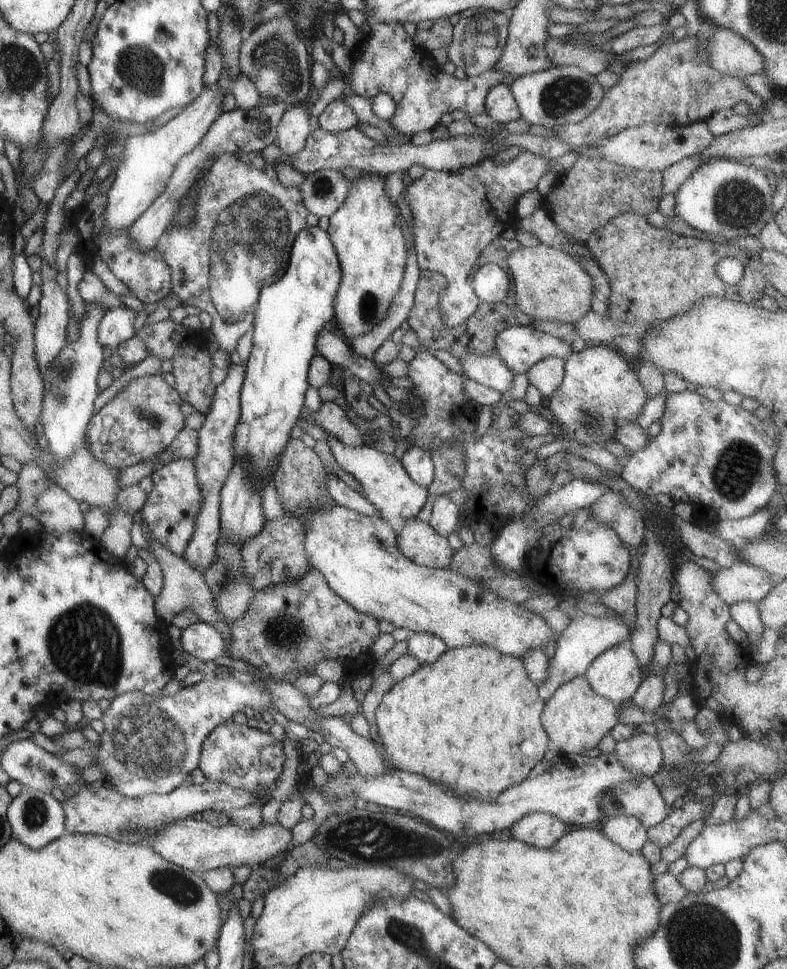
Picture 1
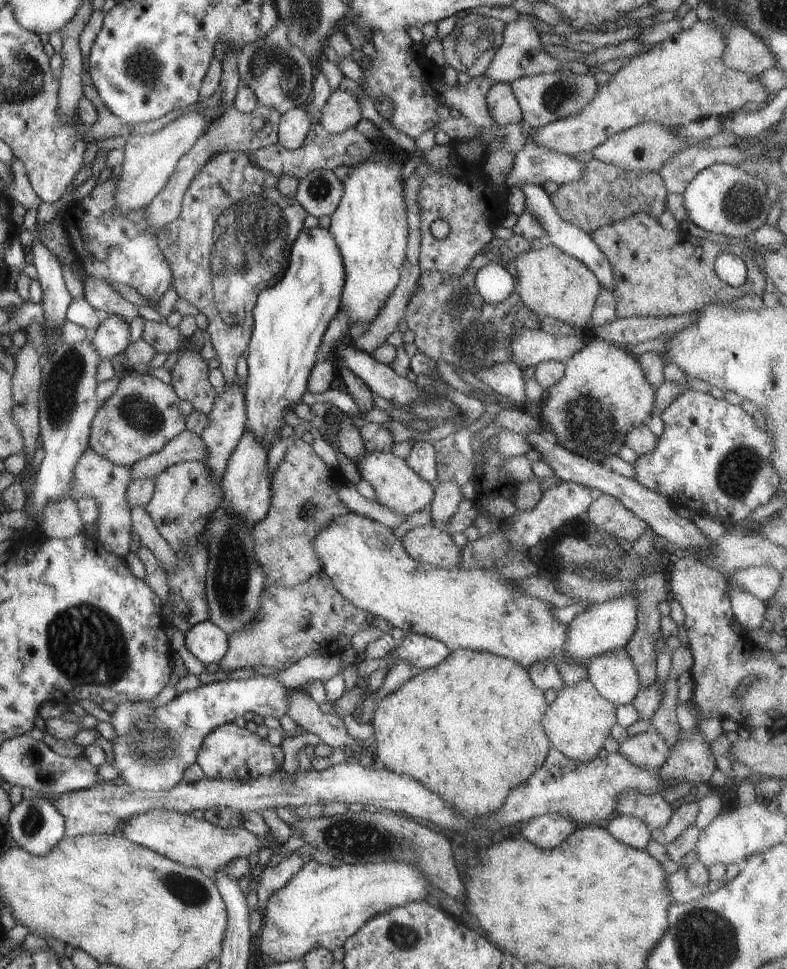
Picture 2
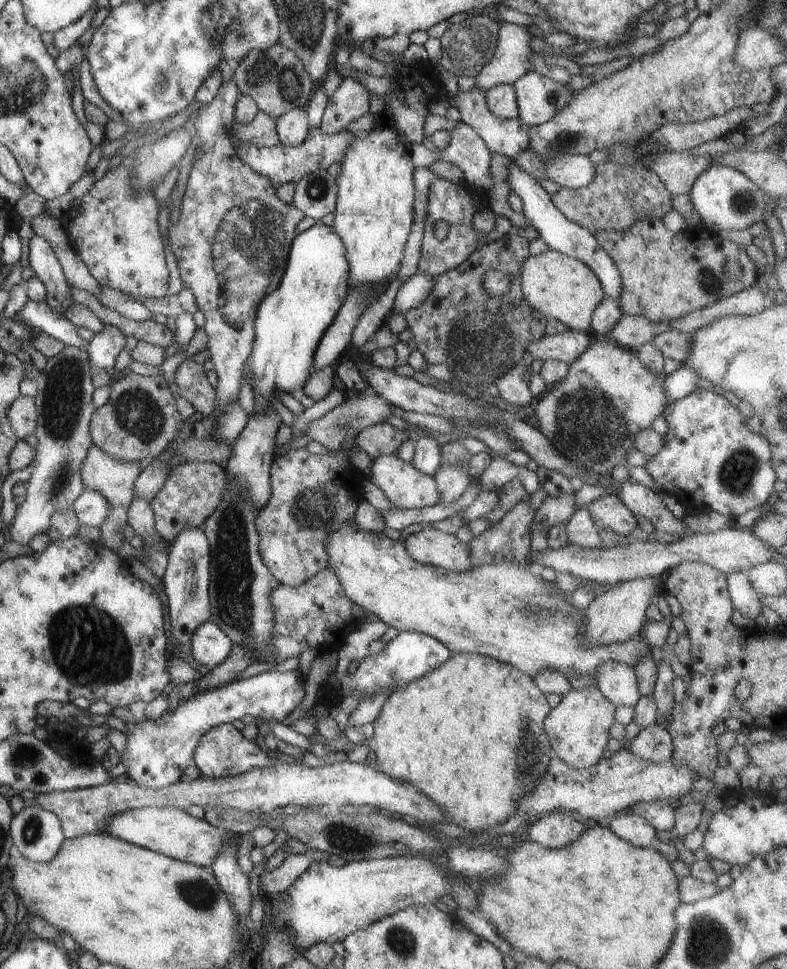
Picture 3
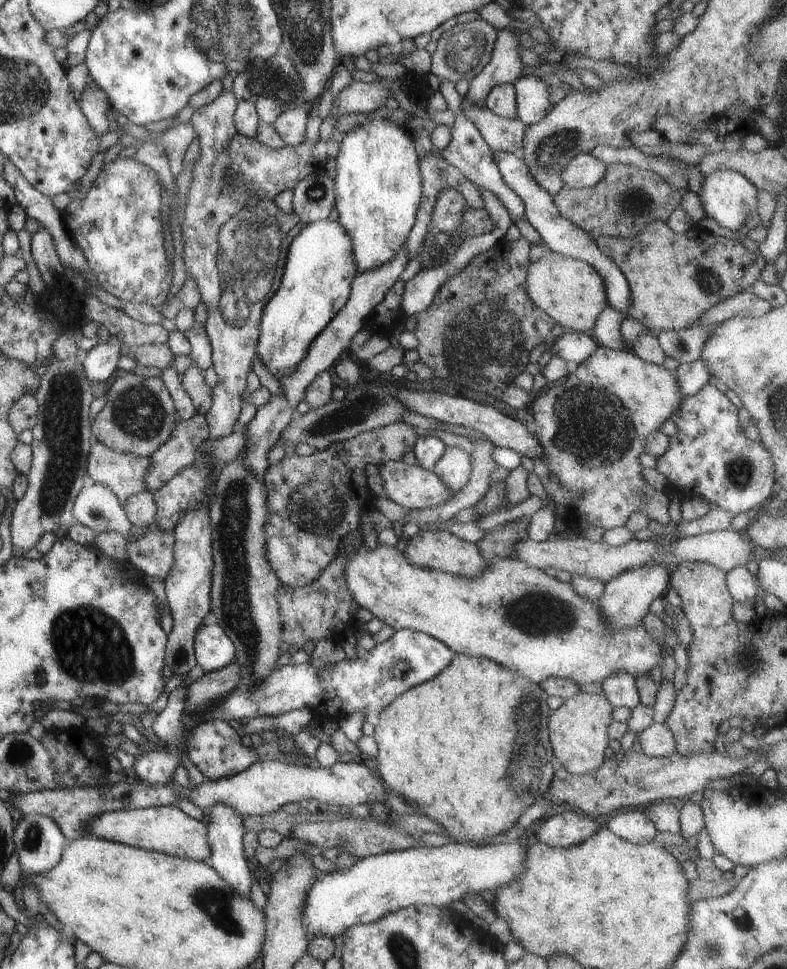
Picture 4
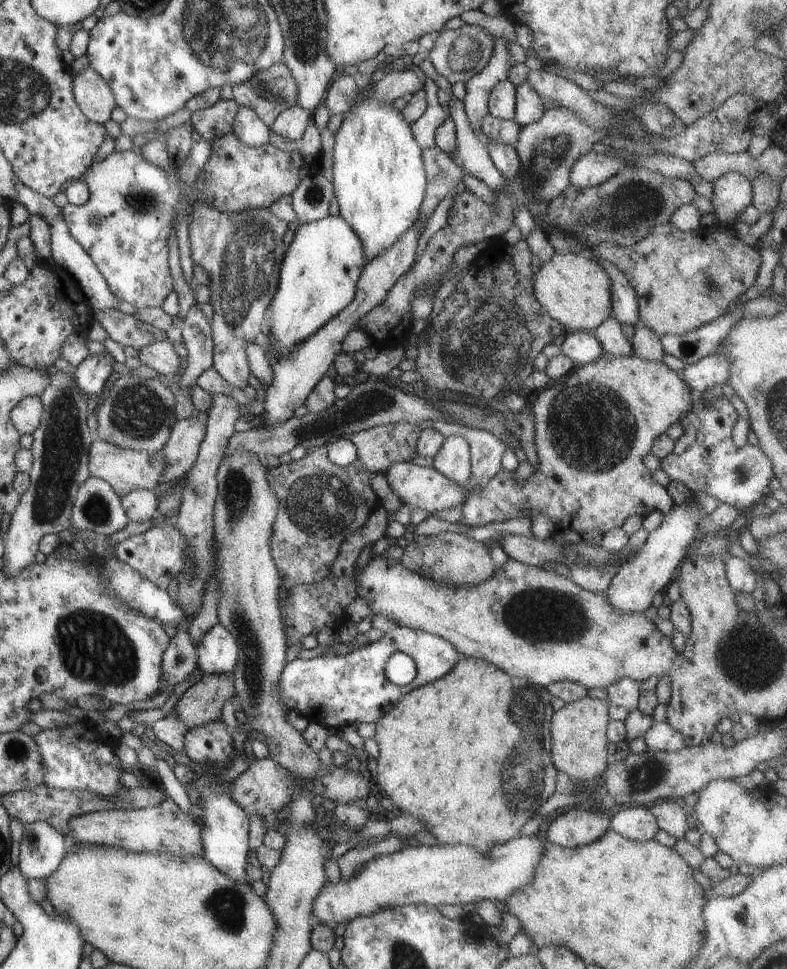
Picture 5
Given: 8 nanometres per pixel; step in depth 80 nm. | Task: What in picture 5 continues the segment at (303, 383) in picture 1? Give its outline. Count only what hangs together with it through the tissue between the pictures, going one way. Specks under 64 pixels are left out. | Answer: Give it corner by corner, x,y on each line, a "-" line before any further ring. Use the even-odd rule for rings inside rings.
326,215
314,222
305,222
292,226
295,235
287,245
283,260
276,270
278,279
275,294
267,308
268,320
268,356
271,363
289,357
295,347
319,330
331,317
334,317
348,302
355,292
355,283
366,263
363,258
363,246
355,230
341,216

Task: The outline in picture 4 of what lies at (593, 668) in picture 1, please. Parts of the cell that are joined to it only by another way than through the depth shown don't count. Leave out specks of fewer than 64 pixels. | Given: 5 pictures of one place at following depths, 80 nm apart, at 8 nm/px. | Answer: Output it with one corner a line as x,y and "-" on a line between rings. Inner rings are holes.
617,672
605,678
602,682
602,696
612,707
624,707
629,710
635,708
639,702
634,678
627,672

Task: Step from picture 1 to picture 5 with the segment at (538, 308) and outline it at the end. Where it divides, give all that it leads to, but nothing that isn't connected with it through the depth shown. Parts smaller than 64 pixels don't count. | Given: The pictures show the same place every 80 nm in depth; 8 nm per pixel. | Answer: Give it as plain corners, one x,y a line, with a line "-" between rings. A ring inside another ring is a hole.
556,252
541,263
532,285
536,301
553,320
563,325
565,332
593,333
594,328
611,315
610,277
600,264
583,256

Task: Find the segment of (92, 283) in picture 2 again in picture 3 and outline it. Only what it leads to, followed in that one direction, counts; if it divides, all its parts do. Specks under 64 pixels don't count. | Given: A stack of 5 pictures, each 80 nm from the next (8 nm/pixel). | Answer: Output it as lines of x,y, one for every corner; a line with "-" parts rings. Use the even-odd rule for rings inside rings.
99,288
99,294
94,296
103,306
115,310
121,316
129,320
141,322
151,319
152,313
145,308
140,302
136,302
127,294
119,290
109,290
109,288

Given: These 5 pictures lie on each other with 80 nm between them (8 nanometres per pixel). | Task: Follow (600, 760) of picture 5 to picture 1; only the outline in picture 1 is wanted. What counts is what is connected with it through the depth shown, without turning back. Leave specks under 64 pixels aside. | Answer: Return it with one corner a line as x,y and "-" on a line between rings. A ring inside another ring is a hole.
584,674
577,675
550,694
541,711
540,721
550,746
565,754
580,754
582,750
595,747
599,739
615,726
618,721
616,707
610,700
593,692

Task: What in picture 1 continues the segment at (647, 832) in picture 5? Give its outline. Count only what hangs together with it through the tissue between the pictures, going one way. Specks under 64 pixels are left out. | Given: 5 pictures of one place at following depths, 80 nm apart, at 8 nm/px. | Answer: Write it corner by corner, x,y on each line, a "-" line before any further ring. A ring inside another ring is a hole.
619,815
602,821
601,832
614,845
630,853
639,853
641,846
648,840
646,828
637,817

